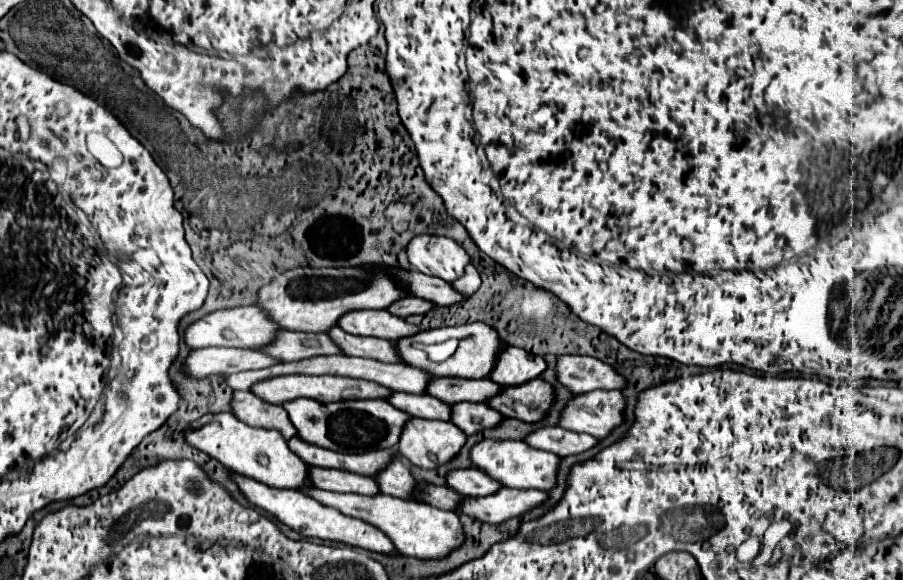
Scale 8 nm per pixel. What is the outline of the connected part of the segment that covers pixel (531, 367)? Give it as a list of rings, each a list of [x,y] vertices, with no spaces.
[[[505,346],[497,356],[489,378],[501,386],[513,386],[537,378],[545,368],[547,364],[541,356],[533,356],[515,346]]]

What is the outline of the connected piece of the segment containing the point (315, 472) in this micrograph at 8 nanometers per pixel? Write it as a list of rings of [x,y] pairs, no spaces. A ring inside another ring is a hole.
[[[309,466],[307,476],[313,486],[323,488],[323,490],[355,492],[355,494],[365,494],[365,496],[373,496],[375,492],[379,492],[371,476],[361,476],[353,472],[335,470],[335,468],[319,468],[319,466]]]

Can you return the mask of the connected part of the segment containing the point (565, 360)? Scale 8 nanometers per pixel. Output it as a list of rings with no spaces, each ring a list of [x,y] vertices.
[[[559,356],[555,376],[571,392],[623,388],[623,378],[609,364],[591,356]]]

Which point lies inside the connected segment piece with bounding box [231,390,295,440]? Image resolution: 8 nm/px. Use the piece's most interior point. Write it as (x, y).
(250, 410)

